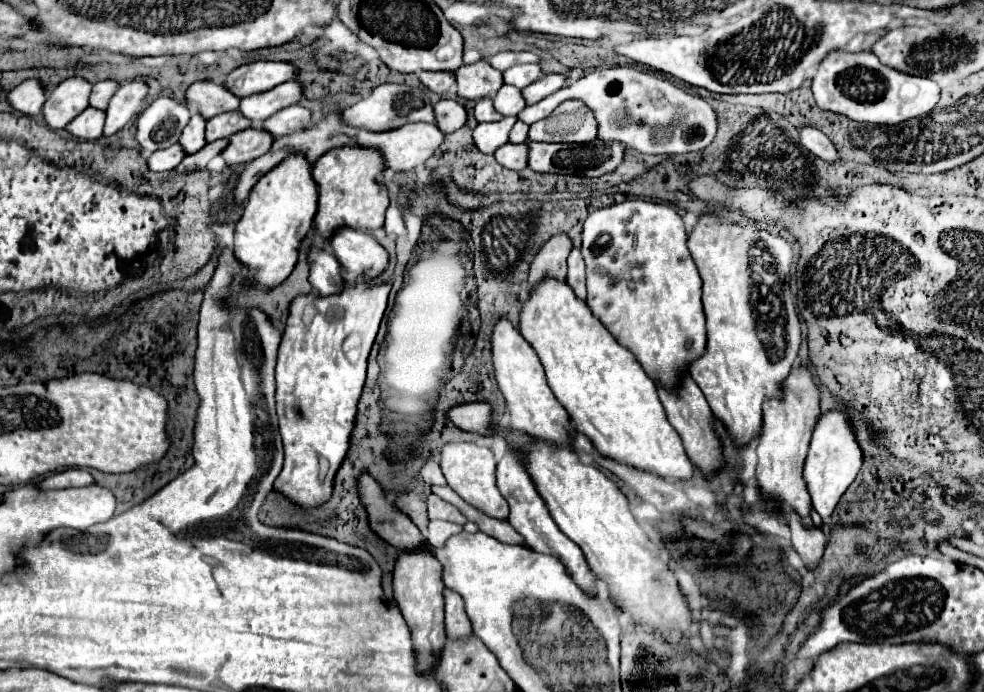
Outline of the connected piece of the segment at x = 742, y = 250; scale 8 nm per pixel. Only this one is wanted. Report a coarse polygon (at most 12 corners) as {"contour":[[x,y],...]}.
{"contour":[[710,214],[688,248],[706,354],[690,368],[734,446],[800,348],[792,248]]}

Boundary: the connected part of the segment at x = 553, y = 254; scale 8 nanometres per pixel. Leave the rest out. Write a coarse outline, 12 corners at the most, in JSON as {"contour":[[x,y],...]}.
{"contour":[[550,238],[530,266],[530,288],[540,278],[566,280],[570,238]]}

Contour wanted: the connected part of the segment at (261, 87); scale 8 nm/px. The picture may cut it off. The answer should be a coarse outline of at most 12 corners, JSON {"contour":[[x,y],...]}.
{"contour":[[290,62],[244,64],[228,74],[238,98],[296,80]]}

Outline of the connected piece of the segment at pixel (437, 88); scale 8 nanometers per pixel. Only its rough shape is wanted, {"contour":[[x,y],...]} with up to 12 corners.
{"contour":[[420,72],[428,90],[444,94],[456,84],[452,72]]}

